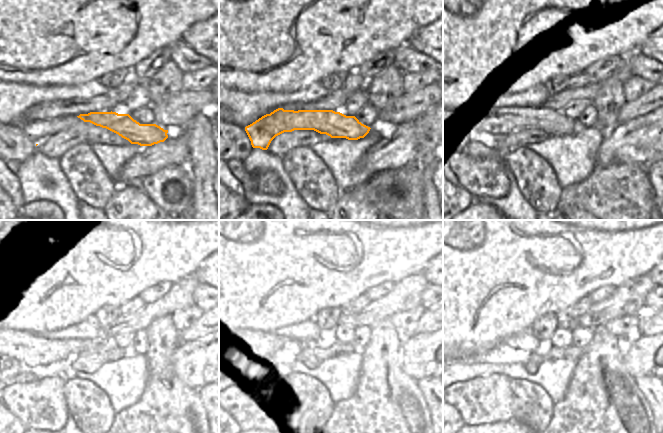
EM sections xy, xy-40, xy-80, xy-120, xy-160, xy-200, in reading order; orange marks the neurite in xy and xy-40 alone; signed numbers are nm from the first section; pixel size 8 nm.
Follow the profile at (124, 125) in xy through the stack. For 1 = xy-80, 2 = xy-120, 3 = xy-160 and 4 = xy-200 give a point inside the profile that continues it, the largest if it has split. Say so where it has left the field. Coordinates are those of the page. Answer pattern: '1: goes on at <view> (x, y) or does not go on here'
1: goes on at xy-80 (482, 128)
2: goes on at xy-120 (29, 349)
3: goes on at xy-160 (246, 351)
4: goes on at xy-200 (501, 353)

